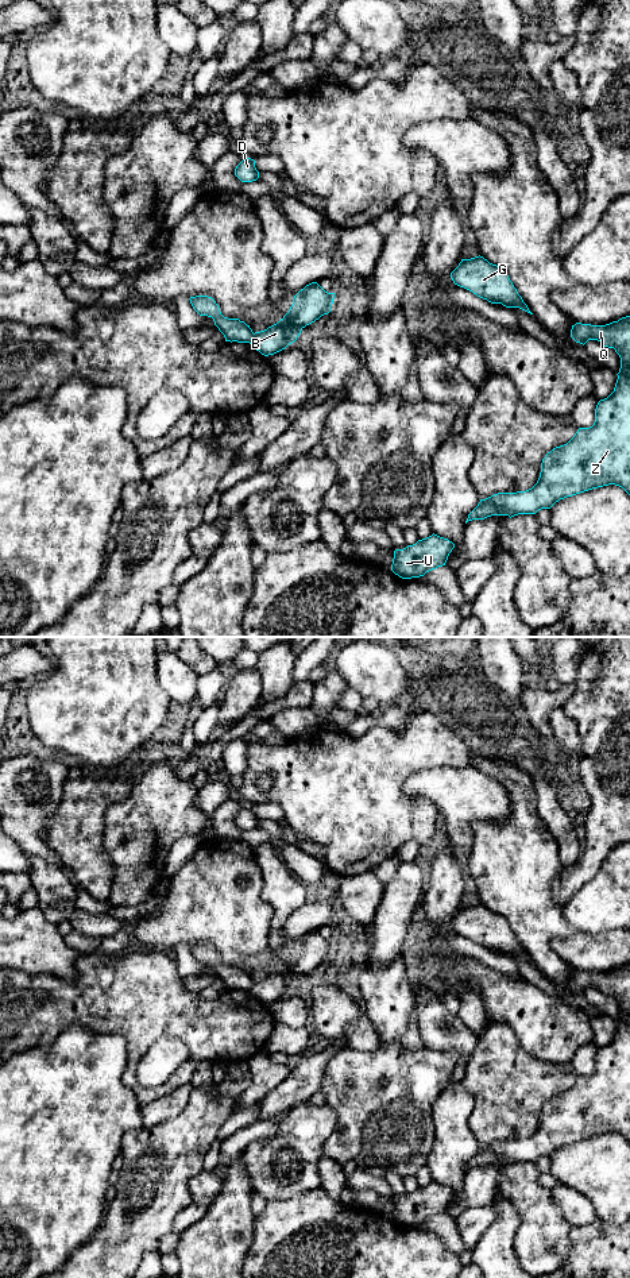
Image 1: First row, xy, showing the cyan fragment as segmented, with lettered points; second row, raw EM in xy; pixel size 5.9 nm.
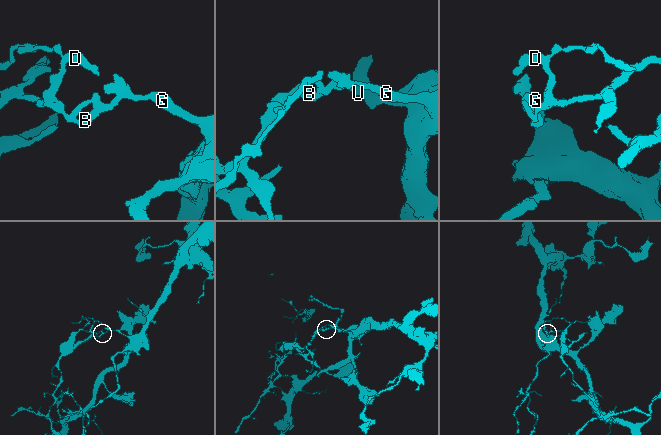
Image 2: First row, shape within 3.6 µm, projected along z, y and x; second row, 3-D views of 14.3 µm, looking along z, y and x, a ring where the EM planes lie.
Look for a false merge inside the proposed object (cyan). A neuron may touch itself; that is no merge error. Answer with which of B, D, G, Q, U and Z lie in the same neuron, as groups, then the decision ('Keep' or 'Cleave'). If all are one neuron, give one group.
Groups: B G Q U Z / D. Cleave

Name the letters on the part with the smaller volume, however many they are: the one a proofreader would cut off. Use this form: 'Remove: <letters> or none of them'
Remove: D

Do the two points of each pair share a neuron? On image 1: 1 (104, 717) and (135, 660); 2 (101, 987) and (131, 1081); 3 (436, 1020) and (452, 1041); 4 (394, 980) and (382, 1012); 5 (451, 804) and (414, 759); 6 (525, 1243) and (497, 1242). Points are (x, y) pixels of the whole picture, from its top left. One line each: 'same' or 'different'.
1: same
2: same
3: same
4: same
5: different
6: different

